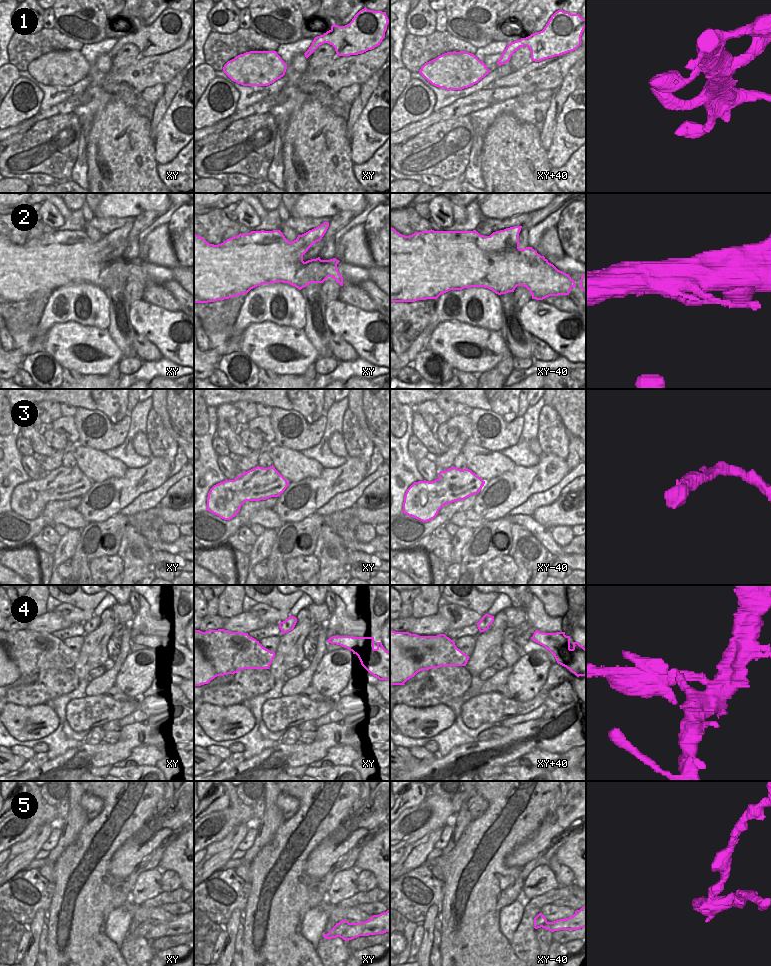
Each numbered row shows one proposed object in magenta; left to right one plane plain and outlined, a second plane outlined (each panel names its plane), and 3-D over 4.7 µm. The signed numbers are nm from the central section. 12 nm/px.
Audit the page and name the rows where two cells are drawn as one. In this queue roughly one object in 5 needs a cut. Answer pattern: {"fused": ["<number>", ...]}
{"fused": ["4", "5"]}

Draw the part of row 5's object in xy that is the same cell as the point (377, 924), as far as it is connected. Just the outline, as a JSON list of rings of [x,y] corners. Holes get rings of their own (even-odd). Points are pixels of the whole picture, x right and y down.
[[[390,910],[379,915],[373,915],[365,922],[349,923],[340,938],[349,941],[359,936],[384,934],[386,932],[390,932]]]

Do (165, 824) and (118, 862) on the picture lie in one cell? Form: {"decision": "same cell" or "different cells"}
{"decision": "same cell"}

